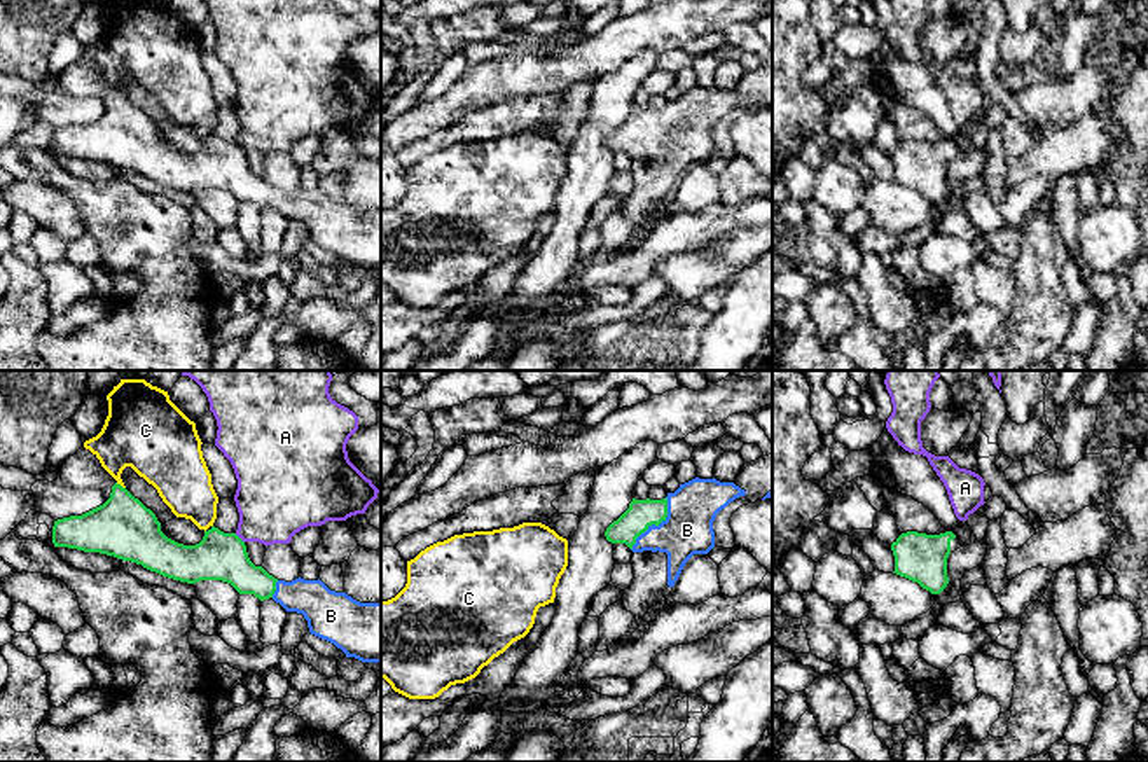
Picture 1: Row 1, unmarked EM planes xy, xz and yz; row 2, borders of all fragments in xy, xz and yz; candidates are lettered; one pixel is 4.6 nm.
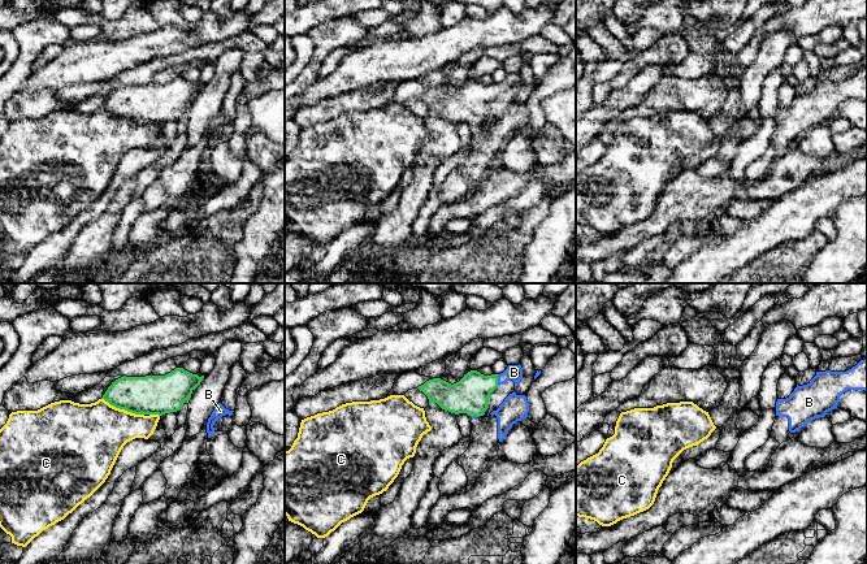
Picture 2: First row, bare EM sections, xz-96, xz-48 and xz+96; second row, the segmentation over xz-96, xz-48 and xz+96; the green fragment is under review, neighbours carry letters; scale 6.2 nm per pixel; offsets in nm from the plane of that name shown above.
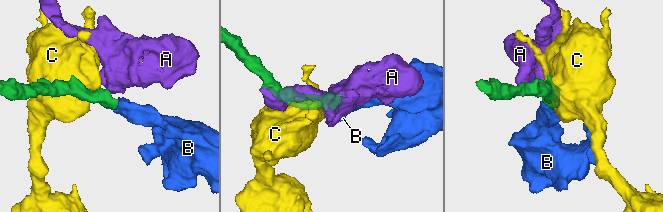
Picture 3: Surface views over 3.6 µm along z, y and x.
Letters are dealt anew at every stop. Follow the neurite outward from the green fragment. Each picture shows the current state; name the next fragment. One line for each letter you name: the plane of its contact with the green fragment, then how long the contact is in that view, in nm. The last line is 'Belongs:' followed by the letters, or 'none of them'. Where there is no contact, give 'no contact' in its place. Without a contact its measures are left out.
B: xz | 300 nm
Belongs: B

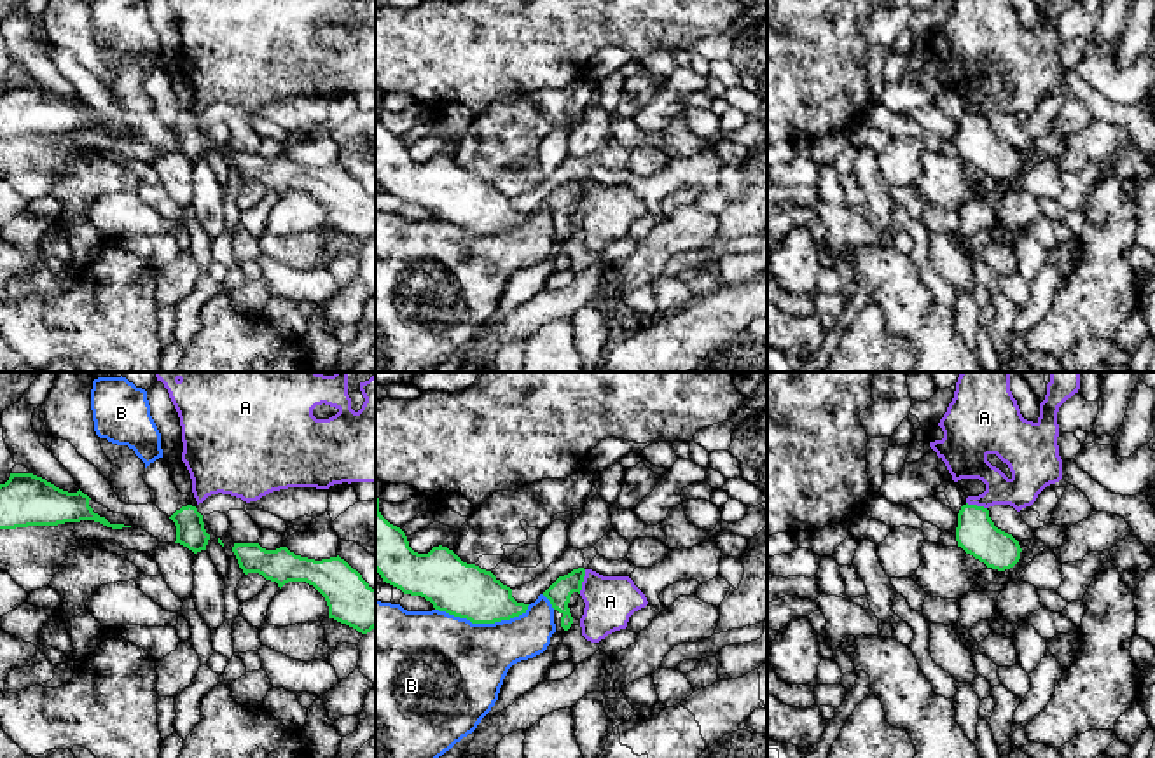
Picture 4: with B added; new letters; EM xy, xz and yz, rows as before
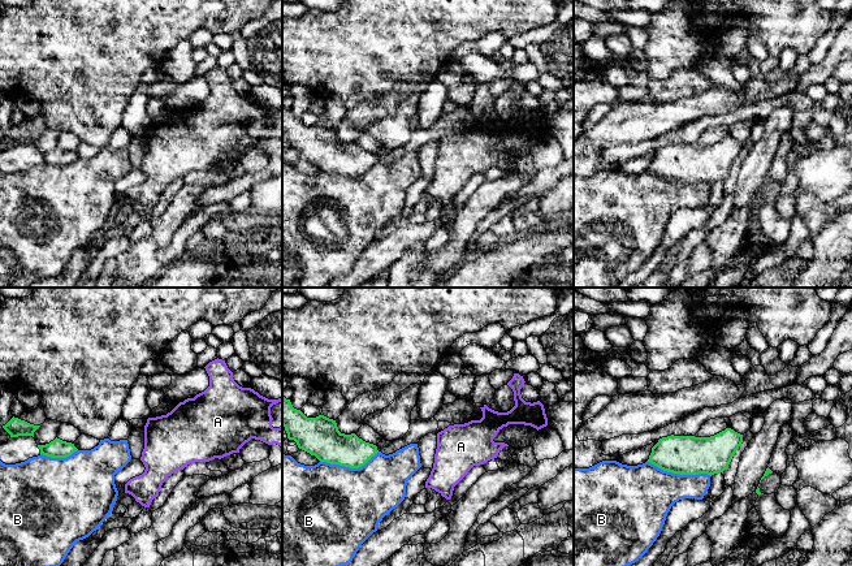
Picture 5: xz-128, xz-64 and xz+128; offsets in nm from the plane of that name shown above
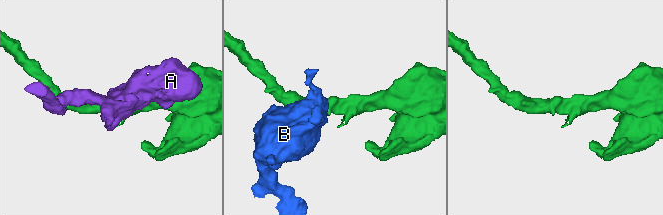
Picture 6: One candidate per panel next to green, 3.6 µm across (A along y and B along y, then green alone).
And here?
Belongs: none of them

